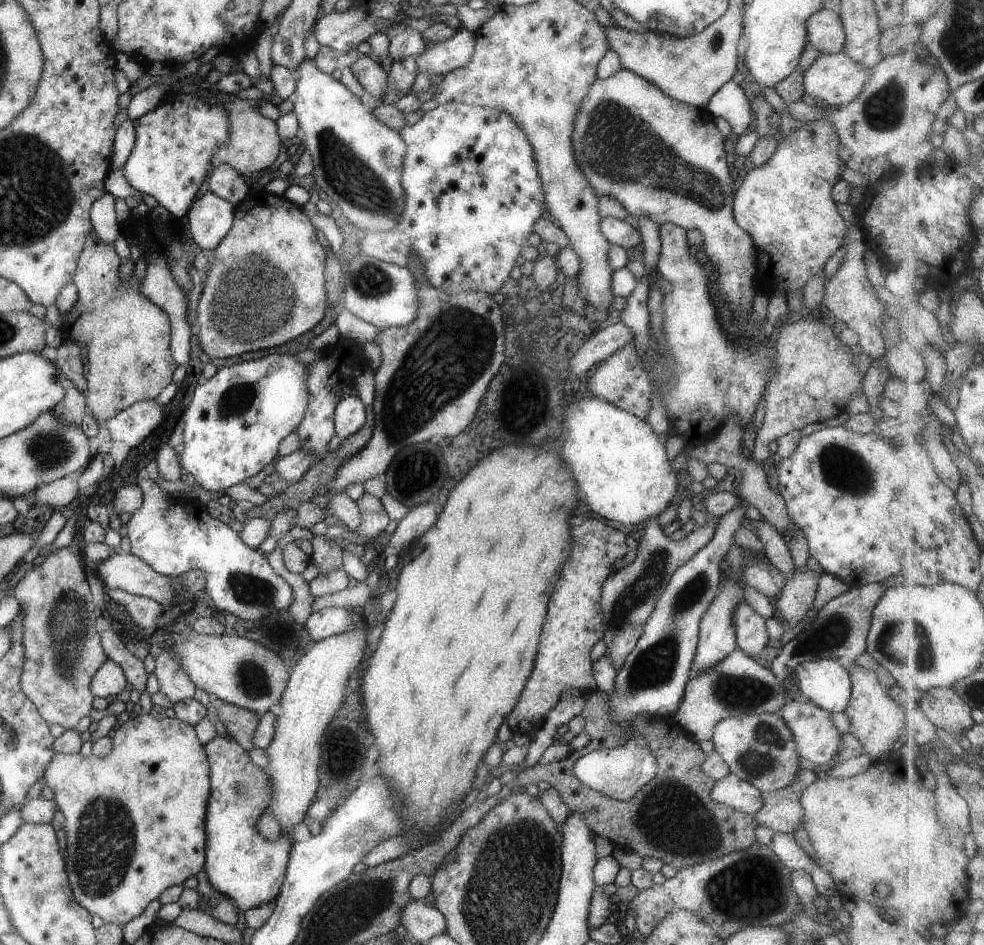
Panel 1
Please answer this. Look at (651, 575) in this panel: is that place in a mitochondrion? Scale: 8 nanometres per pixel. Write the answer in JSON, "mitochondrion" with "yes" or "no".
{"mitochondrion":"yes"}

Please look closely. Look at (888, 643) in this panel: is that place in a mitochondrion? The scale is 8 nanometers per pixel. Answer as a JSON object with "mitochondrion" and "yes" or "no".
{"mitochondrion":"yes"}

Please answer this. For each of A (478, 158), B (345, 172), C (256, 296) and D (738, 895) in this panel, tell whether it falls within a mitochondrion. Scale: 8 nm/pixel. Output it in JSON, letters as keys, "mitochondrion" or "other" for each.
{"A":"other","B":"mitochondrion","C":"mitochondrion","D":"mitochondrion"}

